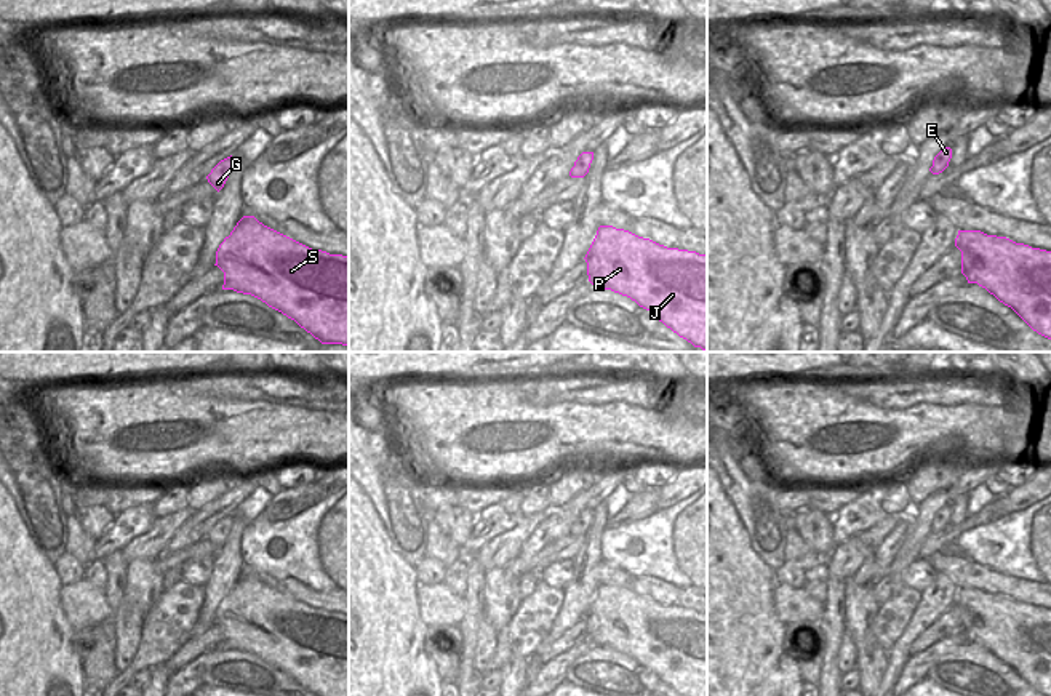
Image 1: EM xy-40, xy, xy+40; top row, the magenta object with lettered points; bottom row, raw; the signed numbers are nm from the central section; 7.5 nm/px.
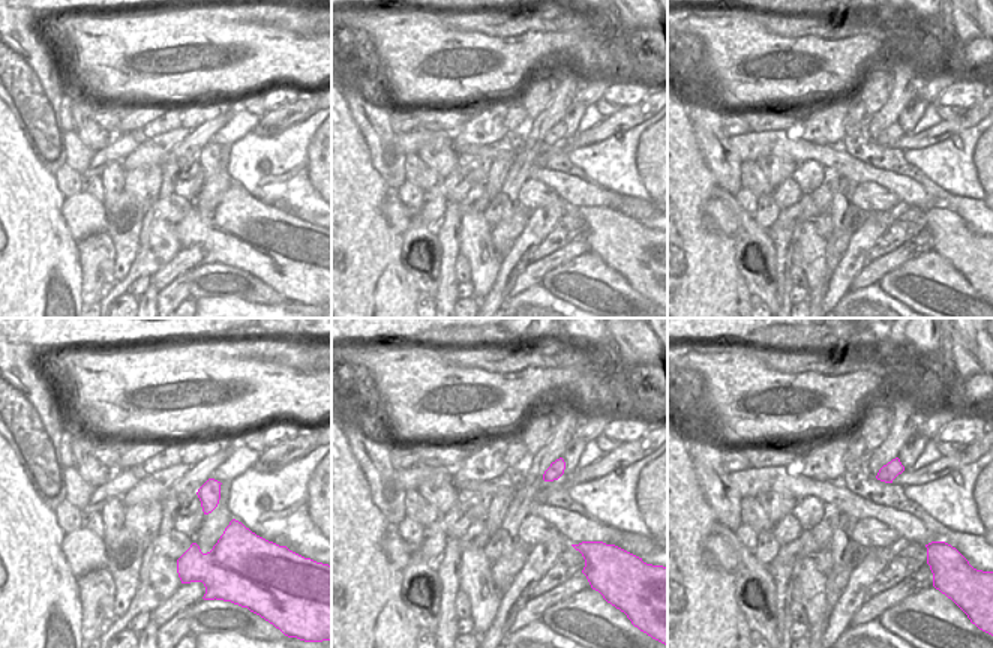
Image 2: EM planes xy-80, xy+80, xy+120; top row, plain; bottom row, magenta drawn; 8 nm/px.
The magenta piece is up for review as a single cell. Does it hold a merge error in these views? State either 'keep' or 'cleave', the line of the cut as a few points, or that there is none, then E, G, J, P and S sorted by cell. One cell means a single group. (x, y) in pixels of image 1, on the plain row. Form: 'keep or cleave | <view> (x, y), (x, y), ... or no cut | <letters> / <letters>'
cleave | xy (575, 524), (587, 527) | E / G J P S

